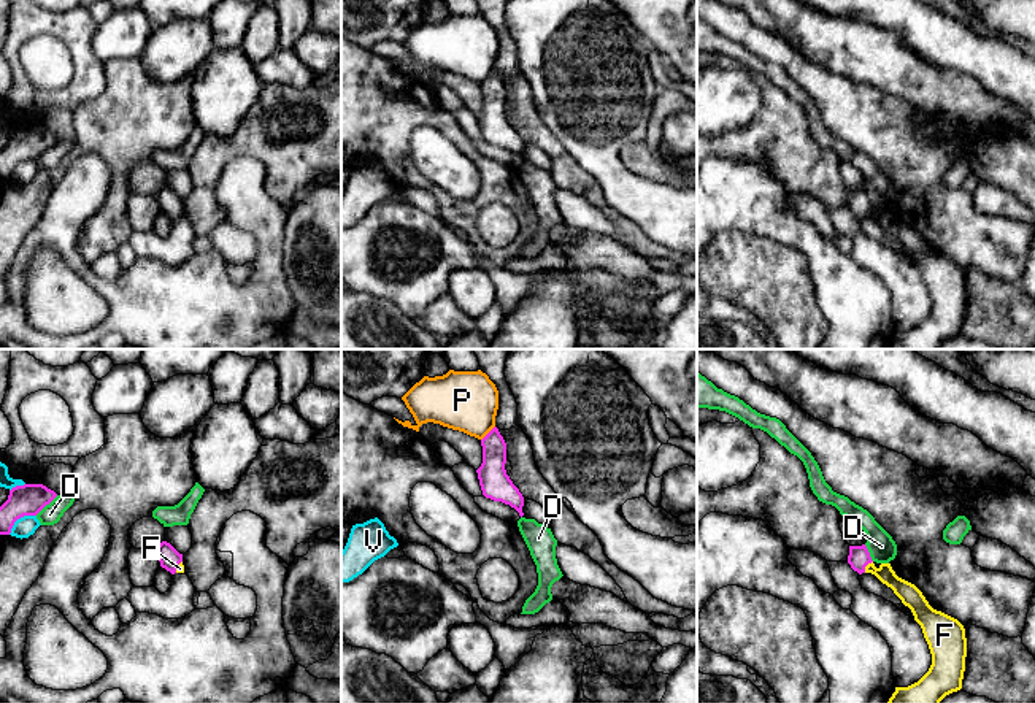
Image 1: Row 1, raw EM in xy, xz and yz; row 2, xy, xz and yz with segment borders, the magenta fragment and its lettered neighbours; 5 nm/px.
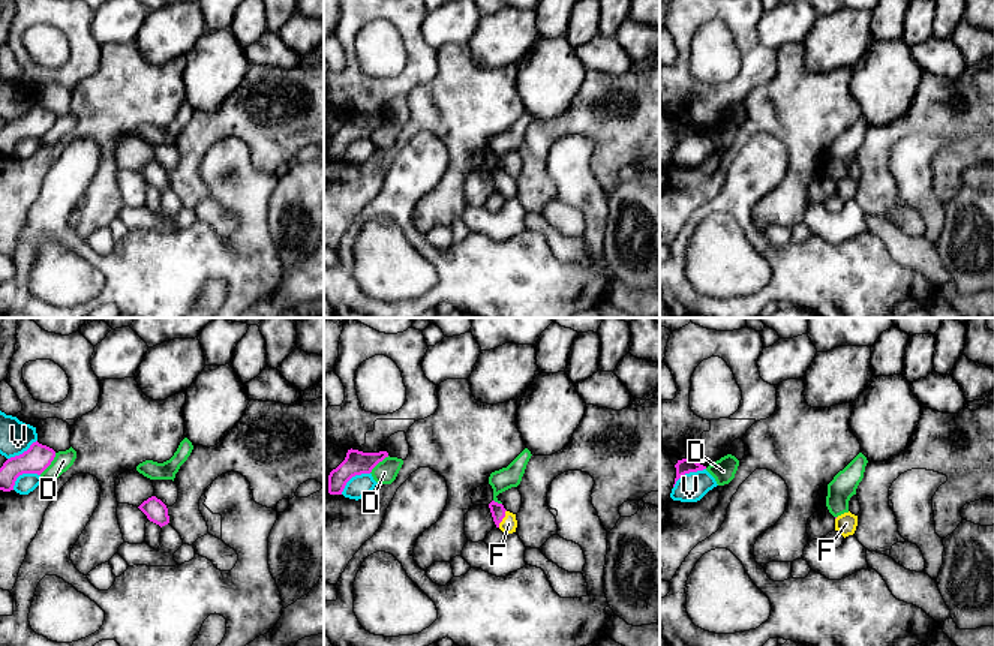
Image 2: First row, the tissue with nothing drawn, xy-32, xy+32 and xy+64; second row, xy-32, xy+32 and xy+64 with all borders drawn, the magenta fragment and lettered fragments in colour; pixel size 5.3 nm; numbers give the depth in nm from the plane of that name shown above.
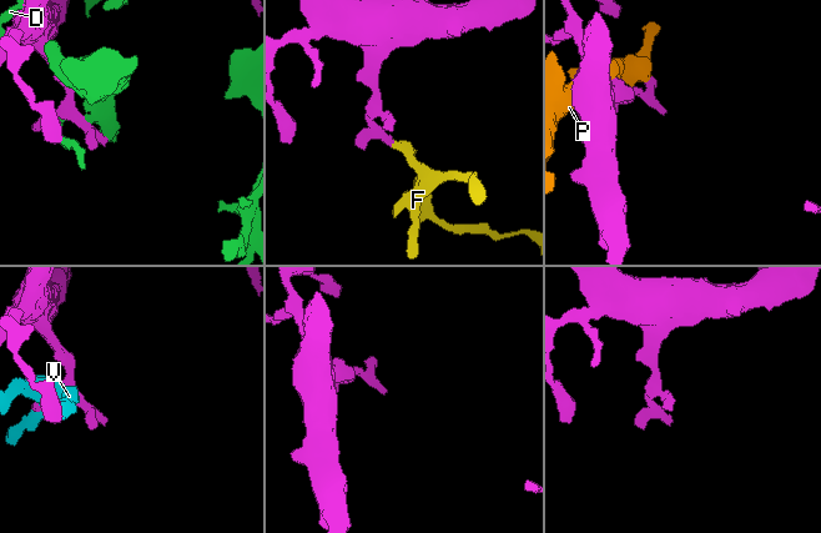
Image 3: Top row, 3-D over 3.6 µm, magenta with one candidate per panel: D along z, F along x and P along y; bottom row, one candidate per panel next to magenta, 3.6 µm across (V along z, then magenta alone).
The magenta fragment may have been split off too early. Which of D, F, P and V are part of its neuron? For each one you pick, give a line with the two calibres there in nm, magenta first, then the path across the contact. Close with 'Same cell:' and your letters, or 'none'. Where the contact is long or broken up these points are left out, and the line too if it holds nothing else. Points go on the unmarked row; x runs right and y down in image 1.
F: calibres 110 and 100 nm; way yz (859, 202), (865, 210), (884, 218), (907, 237)
Same cell: F

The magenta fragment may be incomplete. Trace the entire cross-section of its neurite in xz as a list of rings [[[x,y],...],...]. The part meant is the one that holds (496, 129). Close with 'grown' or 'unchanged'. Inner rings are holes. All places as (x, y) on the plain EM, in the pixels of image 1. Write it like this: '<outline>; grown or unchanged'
[[[494,71],[483,84],[483,108],[476,114],[483,140],[514,152],[522,162],[524,141],[506,119],[506,87]]]; unchanged

